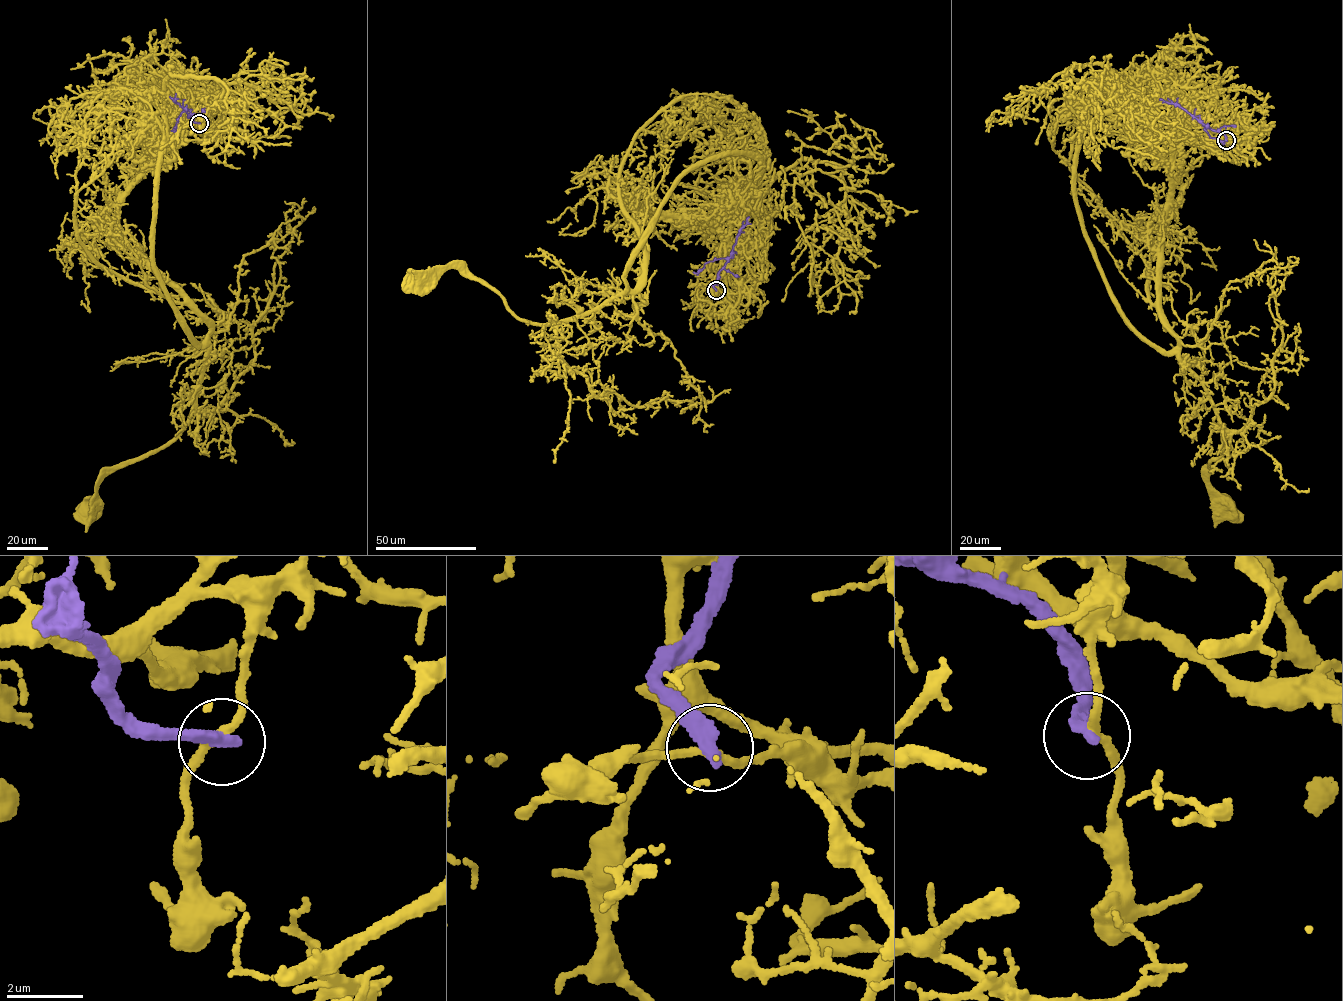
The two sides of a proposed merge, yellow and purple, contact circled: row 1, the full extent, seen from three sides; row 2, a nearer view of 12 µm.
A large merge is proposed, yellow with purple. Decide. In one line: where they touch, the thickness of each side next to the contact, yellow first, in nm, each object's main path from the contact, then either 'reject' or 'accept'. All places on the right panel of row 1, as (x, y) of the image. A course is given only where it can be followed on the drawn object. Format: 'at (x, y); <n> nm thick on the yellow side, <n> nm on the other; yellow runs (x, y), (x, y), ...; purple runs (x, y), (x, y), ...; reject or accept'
at (1226, 140); 200 nm thick on the yellow side, 400 nm on the other; yellow runs (1227, 140), (1194, 115), (1176, 138), (1158, 280), (1179, 361), (1218, 421), (1208, 478), (1226, 509); purple runs (1226, 140), (1223, 133), (1195, 117), (1199, 116), (1209, 136), (1224, 142); reject

